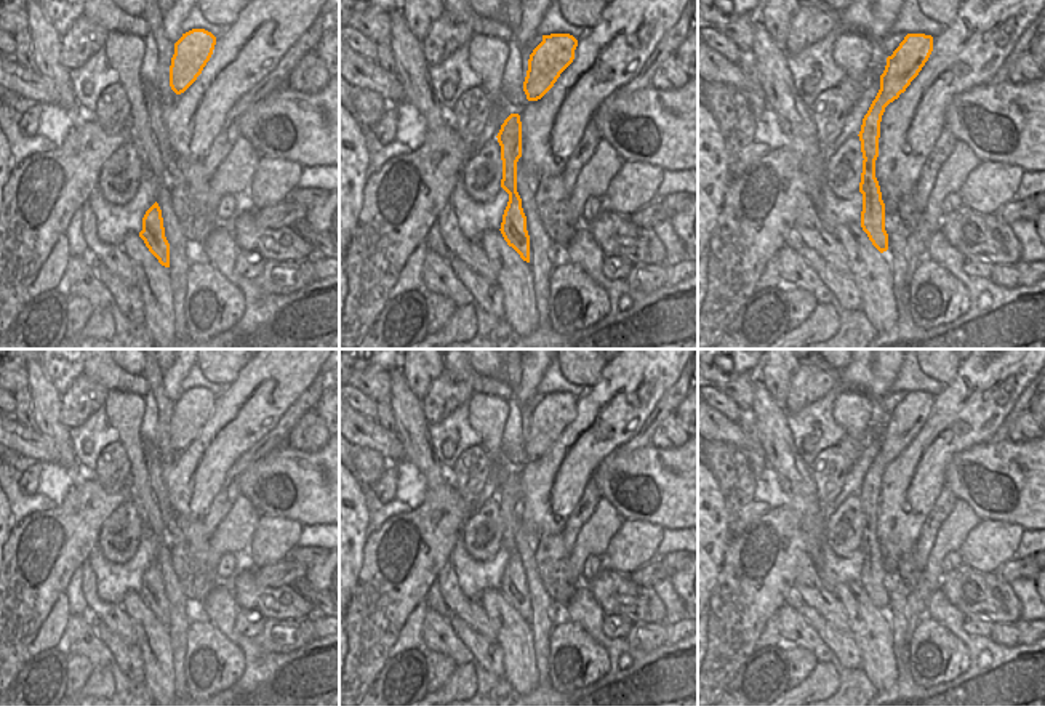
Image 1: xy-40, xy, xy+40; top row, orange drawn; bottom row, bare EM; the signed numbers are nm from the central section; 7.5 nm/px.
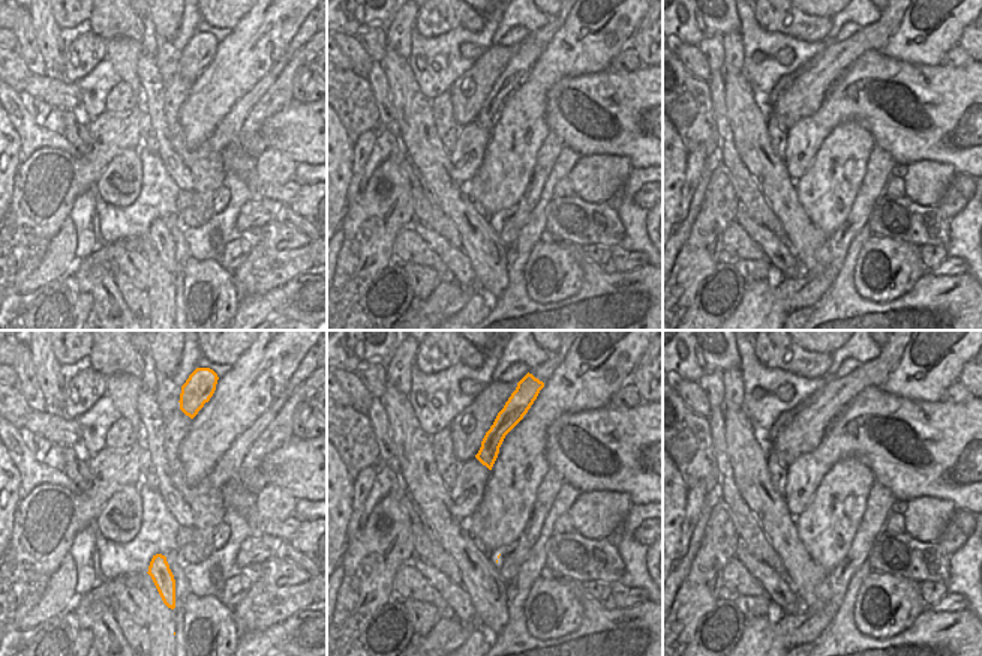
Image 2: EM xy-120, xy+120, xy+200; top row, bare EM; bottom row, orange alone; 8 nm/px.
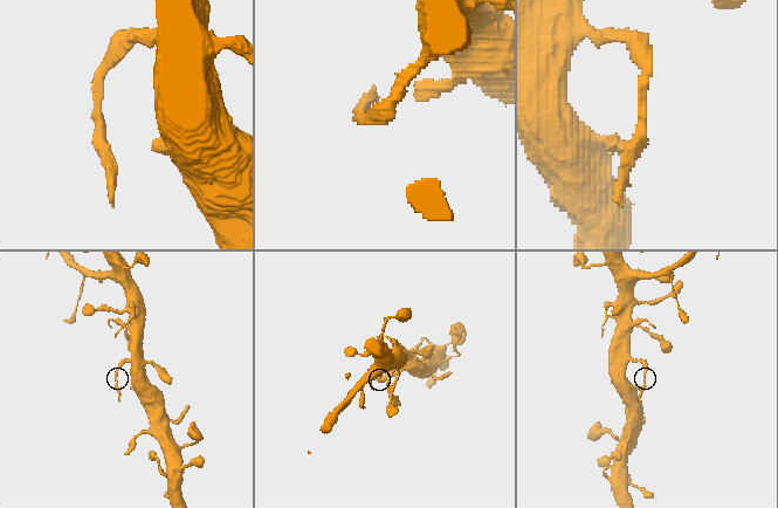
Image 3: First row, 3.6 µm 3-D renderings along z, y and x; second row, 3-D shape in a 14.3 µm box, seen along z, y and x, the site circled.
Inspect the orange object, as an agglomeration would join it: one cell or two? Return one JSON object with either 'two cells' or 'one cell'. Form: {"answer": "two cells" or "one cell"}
{"answer": "two cells"}

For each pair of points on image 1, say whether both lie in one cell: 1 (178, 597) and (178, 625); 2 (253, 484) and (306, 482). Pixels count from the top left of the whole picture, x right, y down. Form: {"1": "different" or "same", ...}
{"1": "same", "2": "same"}

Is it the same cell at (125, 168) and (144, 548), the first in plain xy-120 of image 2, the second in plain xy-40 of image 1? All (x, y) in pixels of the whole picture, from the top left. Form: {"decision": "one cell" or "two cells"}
{"decision": "two cells"}

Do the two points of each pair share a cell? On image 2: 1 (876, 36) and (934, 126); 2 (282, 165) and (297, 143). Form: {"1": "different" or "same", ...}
{"1": "different", "2": "different"}

